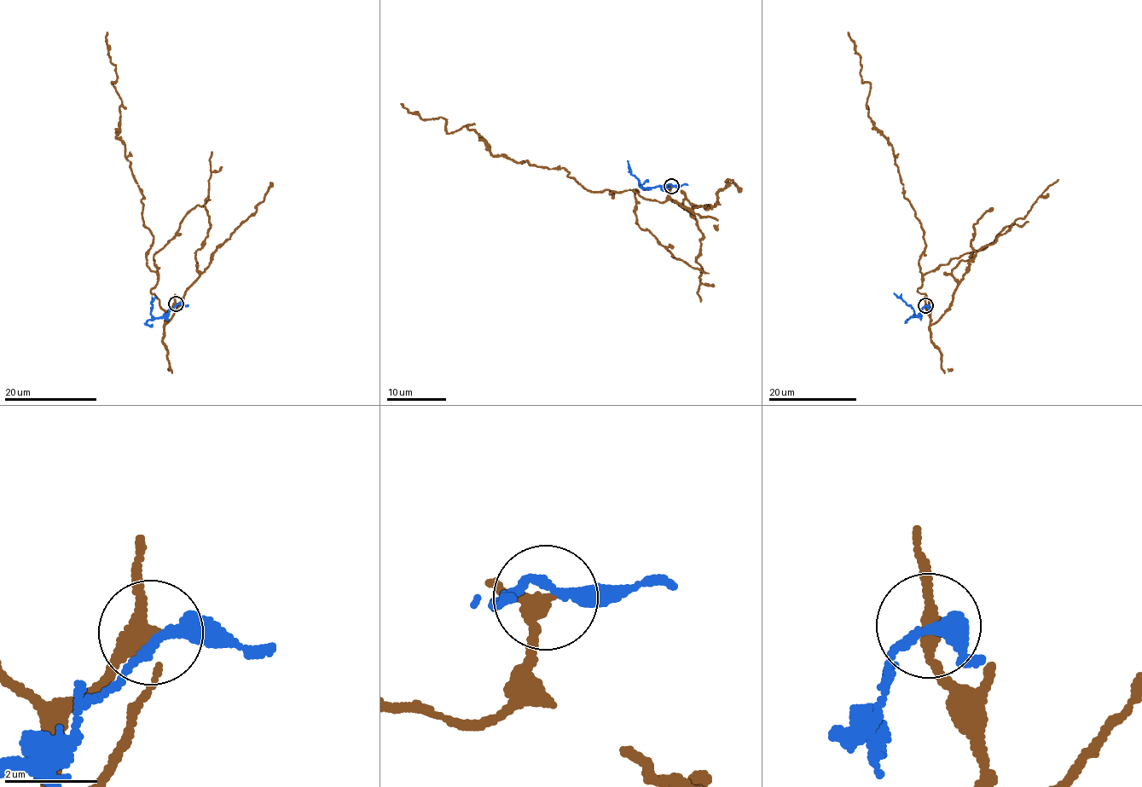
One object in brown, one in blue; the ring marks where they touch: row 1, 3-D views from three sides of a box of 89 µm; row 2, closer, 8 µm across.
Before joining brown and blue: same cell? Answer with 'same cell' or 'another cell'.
another cell

